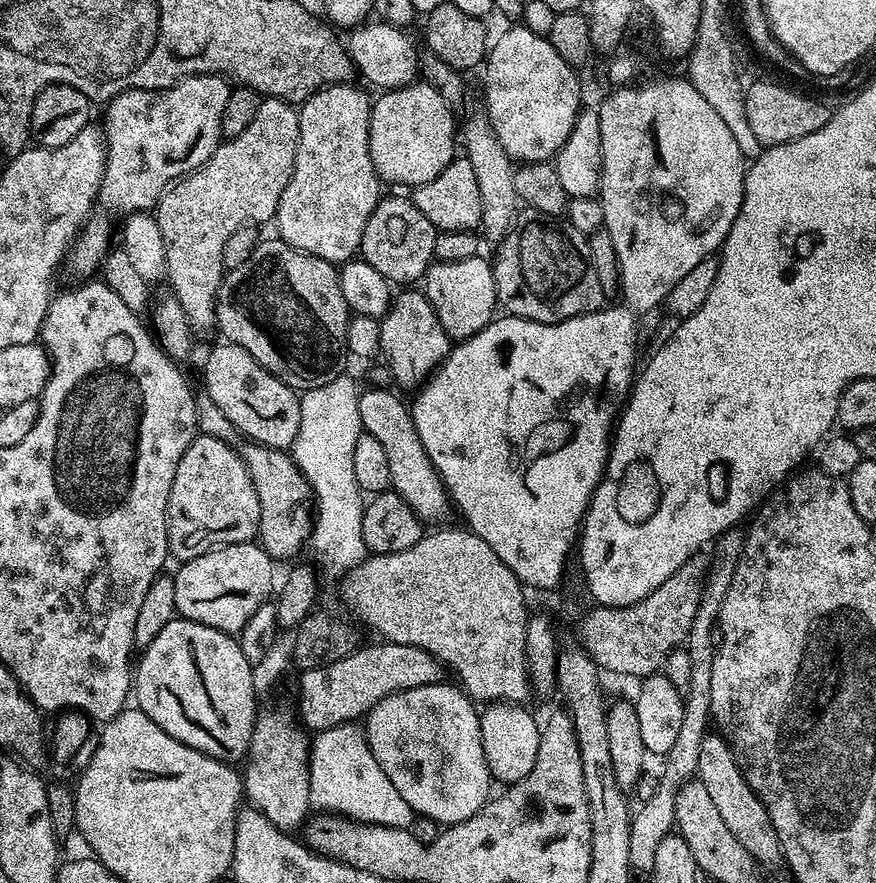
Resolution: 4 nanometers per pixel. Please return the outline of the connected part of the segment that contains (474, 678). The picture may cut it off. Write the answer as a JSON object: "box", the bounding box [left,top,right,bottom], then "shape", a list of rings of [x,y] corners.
{"box":[340,527,533,705],"shape":[[[459,527],[444,528],[441,532],[429,531],[421,540],[414,542],[414,546],[410,546],[410,550],[402,550],[398,554],[369,555],[363,562],[355,564],[353,568],[349,568],[347,572],[343,573],[341,580],[344,581],[340,584],[340,592],[348,599],[349,606],[356,608],[357,614],[380,635],[377,637],[383,638],[389,644],[418,646],[418,650],[426,650],[435,660],[445,665],[451,675],[452,672],[456,675],[455,683],[467,692],[473,701],[484,700],[483,702],[523,705],[524,699],[533,695],[532,685],[528,682],[528,667],[526,666],[526,626],[530,609],[524,605],[525,589],[522,587],[520,579],[510,570],[510,566],[506,566],[506,562],[502,562],[502,558],[498,558],[498,554],[494,554],[494,550],[490,550],[490,546],[486,546],[486,542],[482,542],[482,538],[469,532],[467,527]]]}

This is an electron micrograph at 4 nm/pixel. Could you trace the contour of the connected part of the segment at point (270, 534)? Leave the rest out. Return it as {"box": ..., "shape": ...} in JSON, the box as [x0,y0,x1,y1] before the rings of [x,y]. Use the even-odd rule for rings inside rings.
{"box":[238,442,314,561],"shape":[[[251,442],[239,445],[238,451],[250,474],[254,494],[258,494],[260,511],[258,543],[273,561],[288,560],[303,544],[305,547],[309,543],[312,534],[314,523],[312,487],[306,482],[306,478],[287,451]]]}

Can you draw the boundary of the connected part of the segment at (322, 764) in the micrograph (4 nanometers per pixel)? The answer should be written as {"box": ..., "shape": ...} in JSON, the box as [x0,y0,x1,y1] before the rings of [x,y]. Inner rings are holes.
{"box":[308,722,412,829],"shape":[[[349,722],[327,728],[311,737],[308,754],[310,766],[310,805],[324,814],[347,816],[363,824],[381,824],[391,828],[411,829],[412,807],[394,790],[386,770],[378,766],[359,723]]]}

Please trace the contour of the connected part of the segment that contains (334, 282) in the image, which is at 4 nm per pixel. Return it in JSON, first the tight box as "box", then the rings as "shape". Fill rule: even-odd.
{"box":[216,238,350,390],"shape":[[[279,238],[261,239],[242,266],[225,271],[216,295],[216,328],[227,343],[242,346],[254,362],[270,370],[286,386],[297,390],[326,386],[345,371],[348,351],[346,326],[350,313],[346,298],[342,298],[342,286],[338,286],[339,277],[337,265],[328,260],[306,254]]]}

